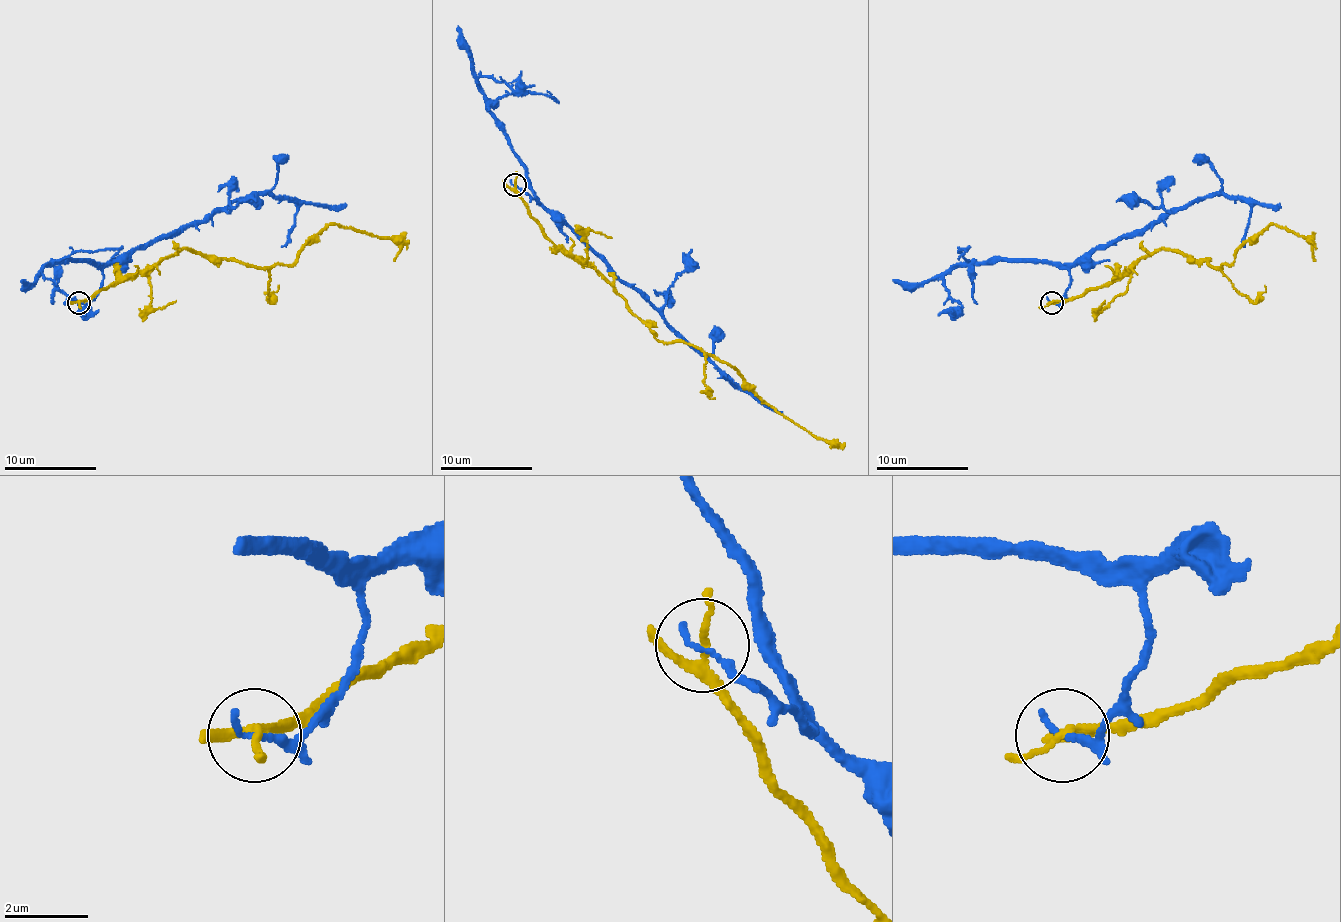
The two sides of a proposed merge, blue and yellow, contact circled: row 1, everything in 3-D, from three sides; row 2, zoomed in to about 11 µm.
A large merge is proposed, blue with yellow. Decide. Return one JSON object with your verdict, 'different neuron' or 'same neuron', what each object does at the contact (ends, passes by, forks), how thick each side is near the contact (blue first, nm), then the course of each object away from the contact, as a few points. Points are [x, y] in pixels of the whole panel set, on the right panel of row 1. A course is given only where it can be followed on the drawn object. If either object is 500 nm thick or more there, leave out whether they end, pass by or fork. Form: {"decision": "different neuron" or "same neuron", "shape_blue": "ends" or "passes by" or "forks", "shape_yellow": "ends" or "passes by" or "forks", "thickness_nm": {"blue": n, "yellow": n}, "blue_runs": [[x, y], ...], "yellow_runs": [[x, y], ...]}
{"decision": "different neuron", "shape_blue": "ends", "shape_yellow": "forks", "thickness_nm": {"blue": 180, "yellow": 170}, "blue_runs": [[1051, 302], [1060, 302], [1071, 267], [1097, 249], [1141, 235], [1197, 198], [1236, 195], [1280, 207]], "yellow_runs": [[1051, 302], [1097, 290], [1141, 258], [1171, 249], [1213, 267], [1229, 265], [1268, 225], [1305, 237], [1315, 260]]}

